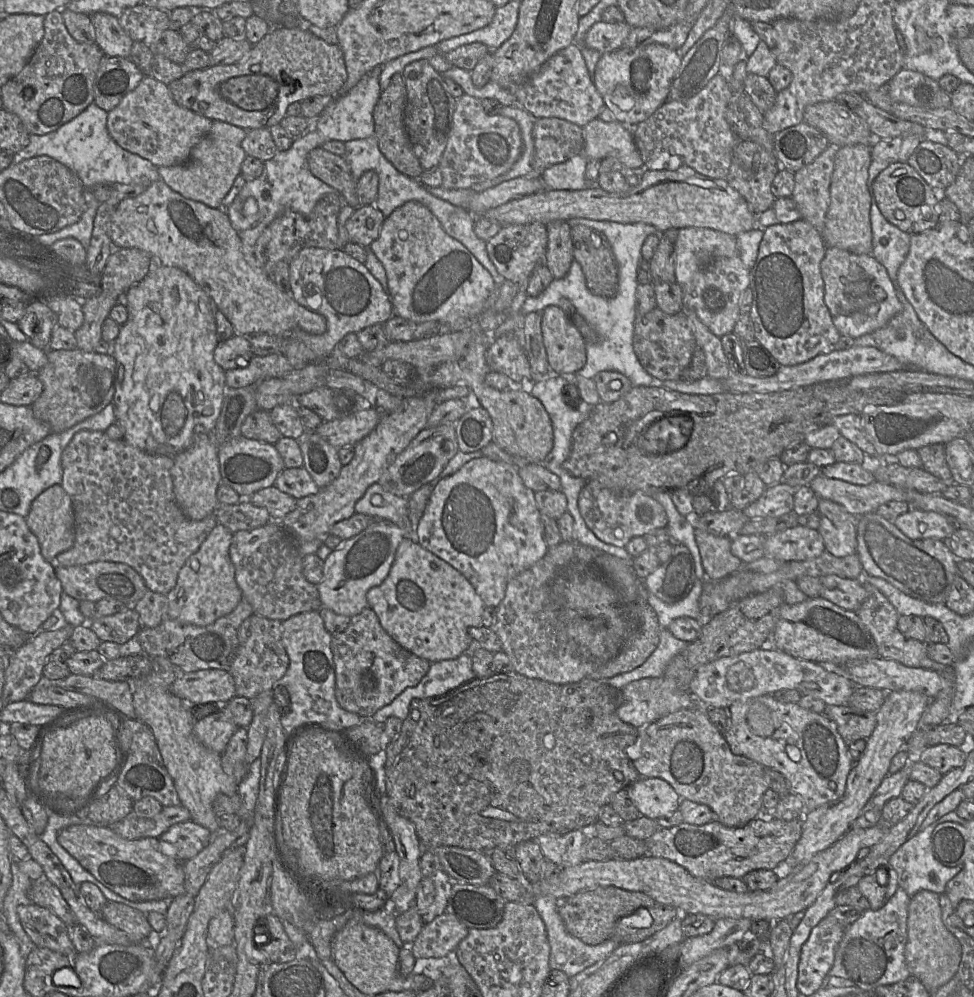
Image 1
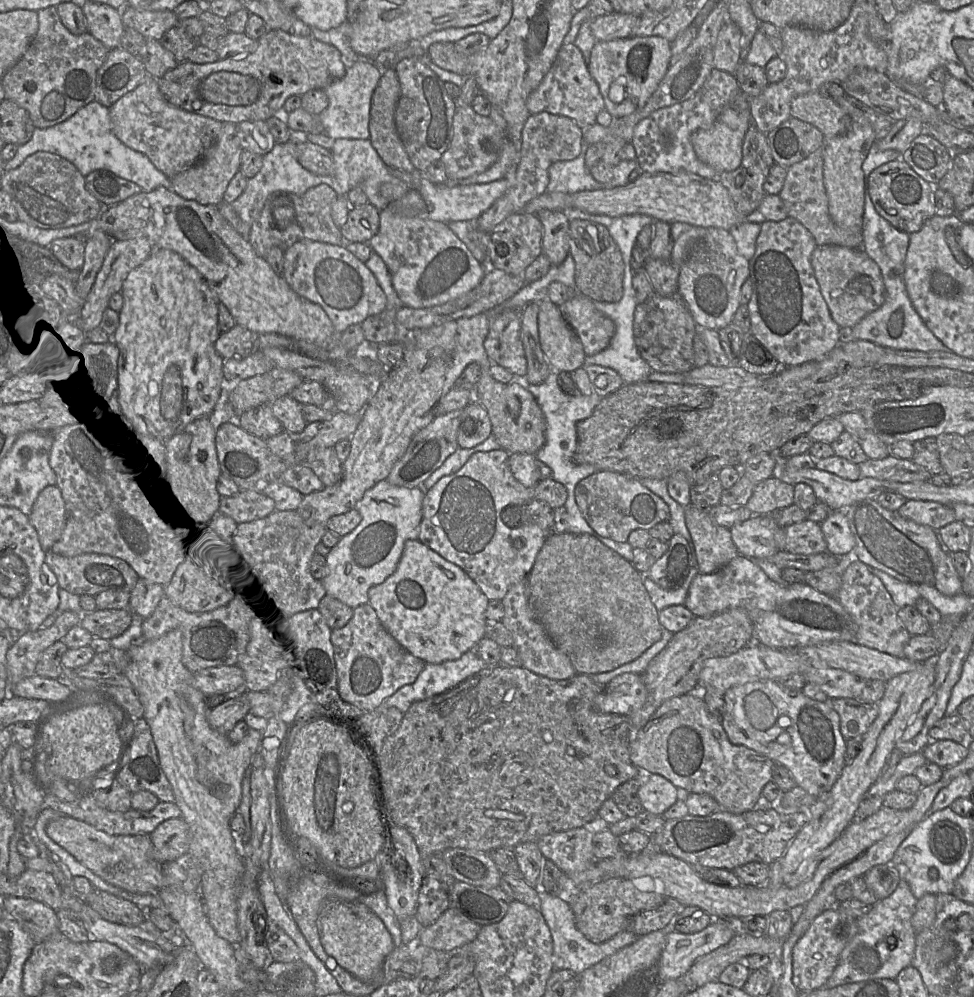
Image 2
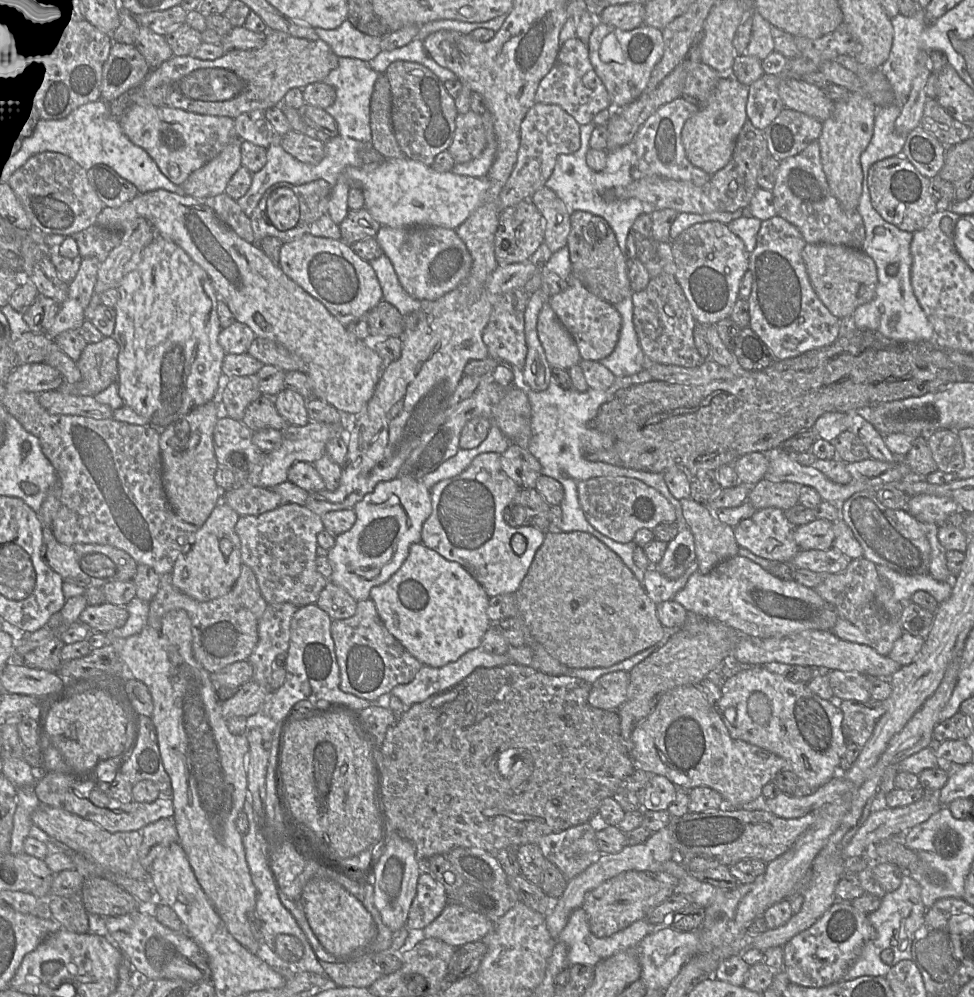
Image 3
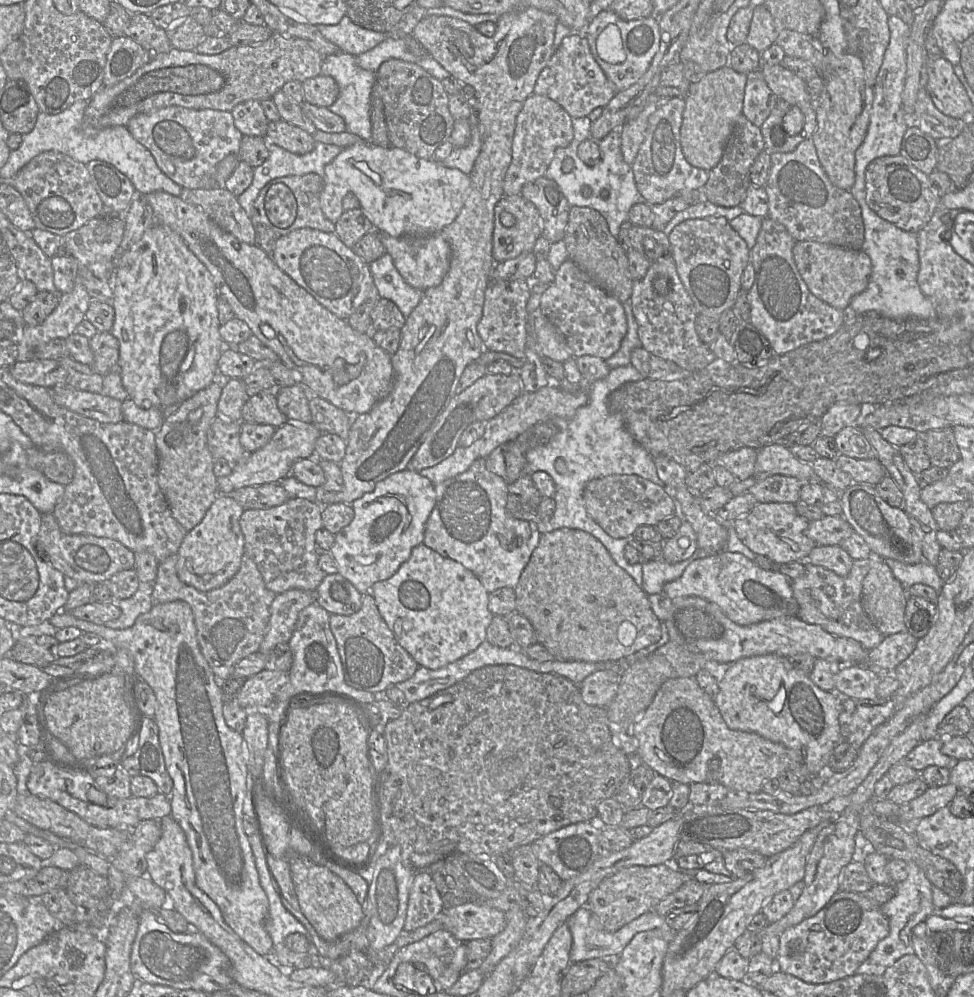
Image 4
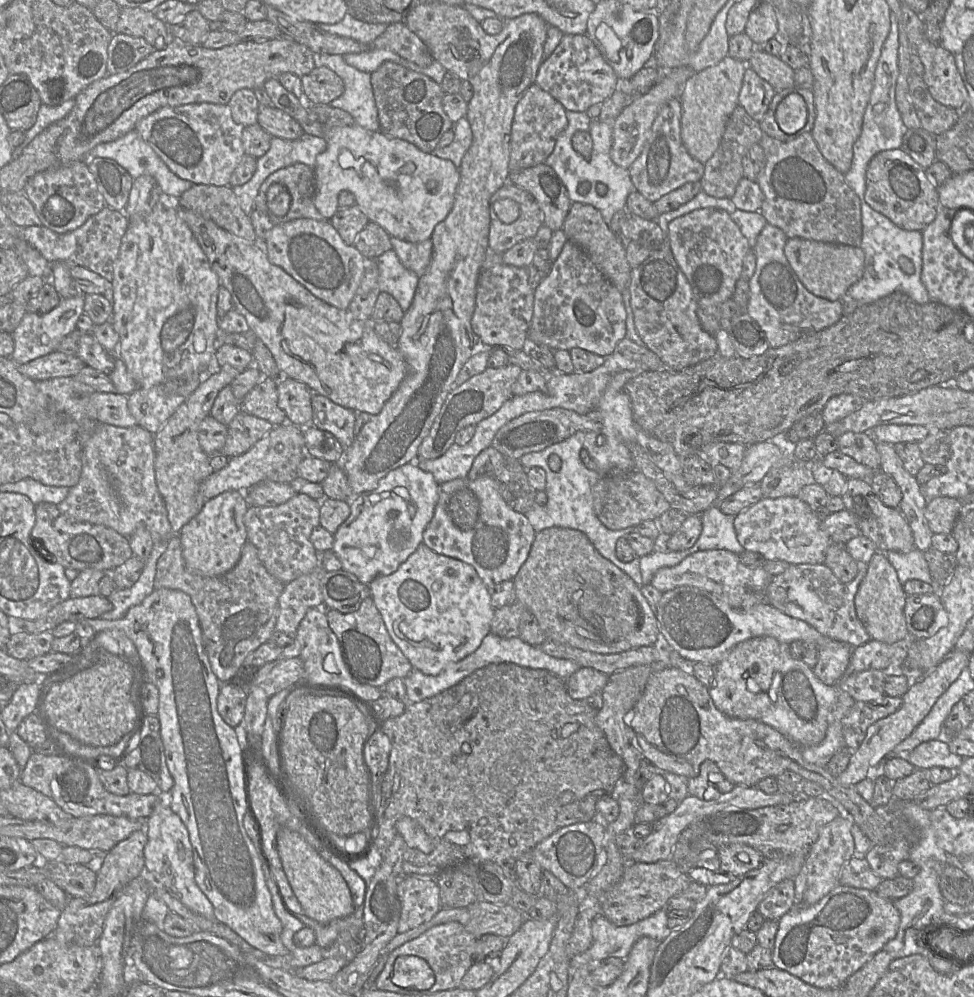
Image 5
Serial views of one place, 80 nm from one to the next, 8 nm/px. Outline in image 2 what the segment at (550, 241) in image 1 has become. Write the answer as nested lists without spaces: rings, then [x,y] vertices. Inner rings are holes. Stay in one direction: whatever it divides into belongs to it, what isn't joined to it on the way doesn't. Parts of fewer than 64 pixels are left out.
[[[541,210],[537,216],[543,225],[543,237],[542,237],[542,253],[545,254],[551,265],[560,265],[569,254],[569,218],[563,211]]]

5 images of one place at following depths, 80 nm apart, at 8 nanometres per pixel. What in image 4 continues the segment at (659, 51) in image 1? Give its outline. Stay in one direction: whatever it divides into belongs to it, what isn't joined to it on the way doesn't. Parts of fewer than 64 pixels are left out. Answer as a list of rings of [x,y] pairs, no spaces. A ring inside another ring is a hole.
[[[607,7],[597,9],[597,14],[592,17],[584,30],[584,36],[586,36],[589,42],[593,57],[611,82],[616,93],[631,87],[647,72],[660,44],[658,18],[654,15],[647,18],[625,21]]]

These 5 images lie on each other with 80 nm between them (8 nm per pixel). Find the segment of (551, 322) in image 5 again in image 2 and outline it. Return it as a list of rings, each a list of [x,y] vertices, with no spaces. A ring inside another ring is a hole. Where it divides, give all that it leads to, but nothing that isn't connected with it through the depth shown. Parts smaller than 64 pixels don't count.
[[[578,292],[558,308],[581,341],[586,356],[597,354],[609,345],[615,324],[595,308],[593,300]]]

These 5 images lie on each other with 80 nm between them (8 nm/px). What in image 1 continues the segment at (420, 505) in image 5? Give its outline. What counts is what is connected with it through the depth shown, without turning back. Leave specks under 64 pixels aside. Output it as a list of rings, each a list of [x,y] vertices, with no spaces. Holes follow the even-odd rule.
[[[377,482],[356,502],[355,513],[367,515],[373,521],[363,532],[345,540],[342,547],[333,550],[325,560],[323,578],[317,585],[321,606],[348,617],[353,617],[369,607],[367,592],[386,579],[400,543],[406,536],[413,536],[408,498],[386,491]]]

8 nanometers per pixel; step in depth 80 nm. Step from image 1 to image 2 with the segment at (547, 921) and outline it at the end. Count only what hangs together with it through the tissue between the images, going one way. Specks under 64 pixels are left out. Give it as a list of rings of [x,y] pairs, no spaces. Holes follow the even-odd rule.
[[[539,888],[539,896],[541,901],[540,912],[549,927],[552,937],[552,963],[554,970],[568,969],[576,974],[581,974],[584,970],[615,954],[622,948],[631,945],[638,939],[638,936],[632,930],[626,928],[605,942],[591,942],[576,927],[574,914],[569,904],[569,893],[567,896],[557,896]]]

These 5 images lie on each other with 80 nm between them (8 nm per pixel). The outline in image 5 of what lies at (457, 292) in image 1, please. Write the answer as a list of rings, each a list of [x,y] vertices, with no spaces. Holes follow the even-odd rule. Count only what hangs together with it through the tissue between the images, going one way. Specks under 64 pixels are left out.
[[[391,236],[392,249],[396,252],[403,266],[413,272],[418,277],[427,270],[433,253],[433,243],[431,239],[422,242],[409,242]]]

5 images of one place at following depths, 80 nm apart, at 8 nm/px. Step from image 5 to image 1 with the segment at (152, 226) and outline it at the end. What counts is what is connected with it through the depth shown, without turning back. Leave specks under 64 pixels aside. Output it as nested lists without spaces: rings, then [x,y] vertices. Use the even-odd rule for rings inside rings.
[[[160,266],[148,272],[143,280],[131,286],[120,300],[127,308],[128,318],[120,326],[120,332],[113,342],[113,356],[116,361],[115,394],[112,403],[117,422],[124,429],[123,439],[130,445],[150,454],[175,456],[191,443],[195,430],[213,433],[219,418],[227,387],[225,371],[215,362],[214,350],[218,344],[215,323],[216,305],[208,294],[182,269],[174,266]]]

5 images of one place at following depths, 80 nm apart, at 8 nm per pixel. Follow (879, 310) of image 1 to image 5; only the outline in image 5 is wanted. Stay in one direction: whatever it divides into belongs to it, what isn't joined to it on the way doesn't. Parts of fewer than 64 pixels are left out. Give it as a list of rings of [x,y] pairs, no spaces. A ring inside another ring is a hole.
[[[790,238],[784,254],[800,282],[812,294],[831,301],[841,300],[863,275],[865,253],[860,247],[830,244],[802,238]]]

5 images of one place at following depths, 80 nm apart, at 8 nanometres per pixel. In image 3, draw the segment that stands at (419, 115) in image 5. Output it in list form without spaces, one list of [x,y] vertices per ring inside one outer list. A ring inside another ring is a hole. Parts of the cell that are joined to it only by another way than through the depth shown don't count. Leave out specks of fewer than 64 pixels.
[[[408,61],[391,63],[384,73],[392,95],[391,120],[396,140],[405,157],[431,166],[440,152],[451,145],[458,111],[444,83],[427,67]]]

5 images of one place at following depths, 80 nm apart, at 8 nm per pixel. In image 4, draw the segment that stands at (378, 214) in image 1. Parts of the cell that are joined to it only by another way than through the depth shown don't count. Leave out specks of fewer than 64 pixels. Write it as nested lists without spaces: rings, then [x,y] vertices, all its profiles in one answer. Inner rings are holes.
[[[361,208],[344,211],[335,223],[335,233],[350,248],[366,234],[376,230],[374,224]]]

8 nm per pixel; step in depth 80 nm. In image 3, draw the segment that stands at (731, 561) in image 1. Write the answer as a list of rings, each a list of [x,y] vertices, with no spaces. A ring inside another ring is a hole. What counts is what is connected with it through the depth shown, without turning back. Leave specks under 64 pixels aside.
[[[692,498],[679,500],[687,526],[694,536],[698,571],[710,573],[718,564],[738,555],[733,527],[724,524],[707,505]]]

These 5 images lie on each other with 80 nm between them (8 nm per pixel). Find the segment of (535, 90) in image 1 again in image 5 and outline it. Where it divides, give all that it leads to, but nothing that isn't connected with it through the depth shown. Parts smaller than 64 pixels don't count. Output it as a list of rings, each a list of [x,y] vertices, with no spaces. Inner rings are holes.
[[[585,33],[564,35],[552,54],[540,65],[535,83],[566,110],[587,112],[592,105],[610,98],[617,89],[618,81],[612,67]]]

